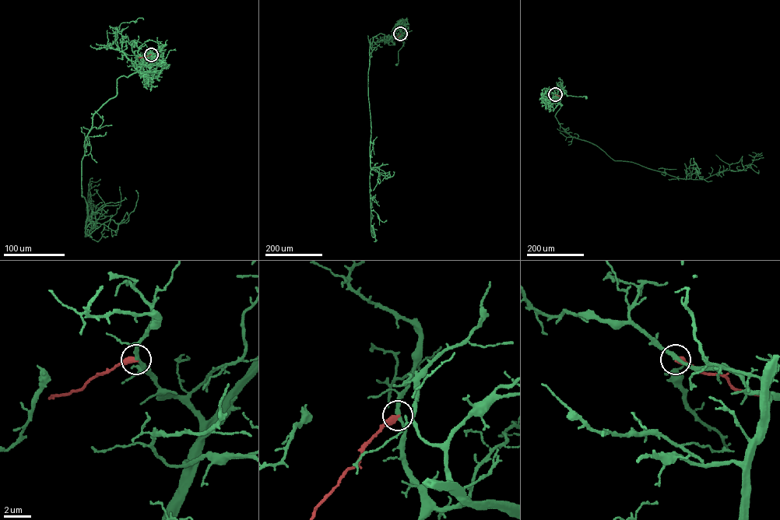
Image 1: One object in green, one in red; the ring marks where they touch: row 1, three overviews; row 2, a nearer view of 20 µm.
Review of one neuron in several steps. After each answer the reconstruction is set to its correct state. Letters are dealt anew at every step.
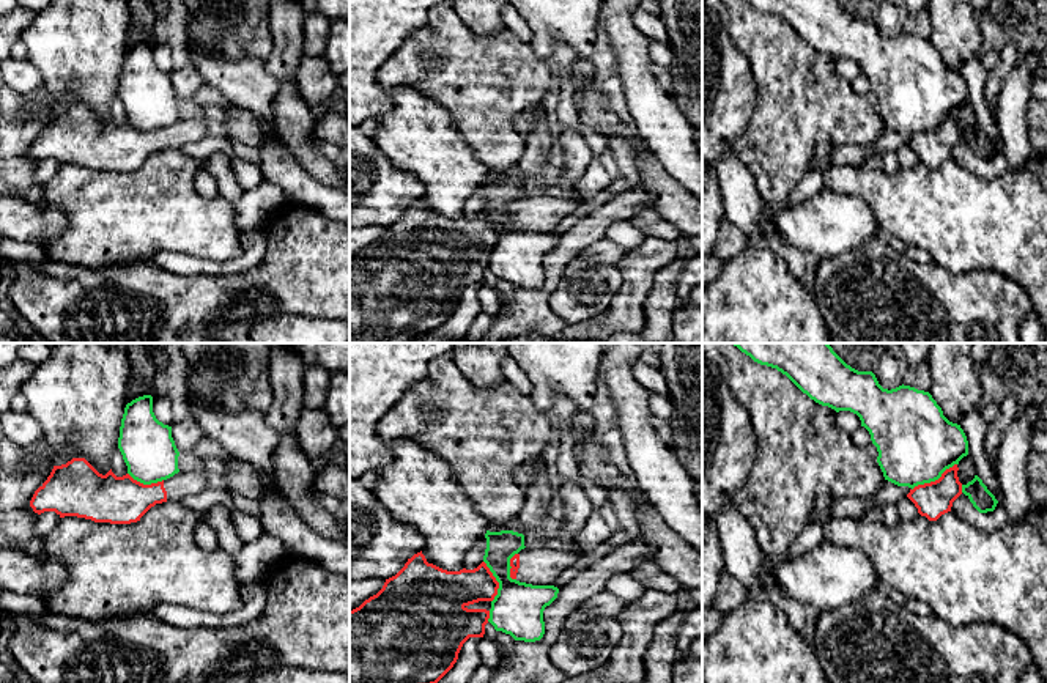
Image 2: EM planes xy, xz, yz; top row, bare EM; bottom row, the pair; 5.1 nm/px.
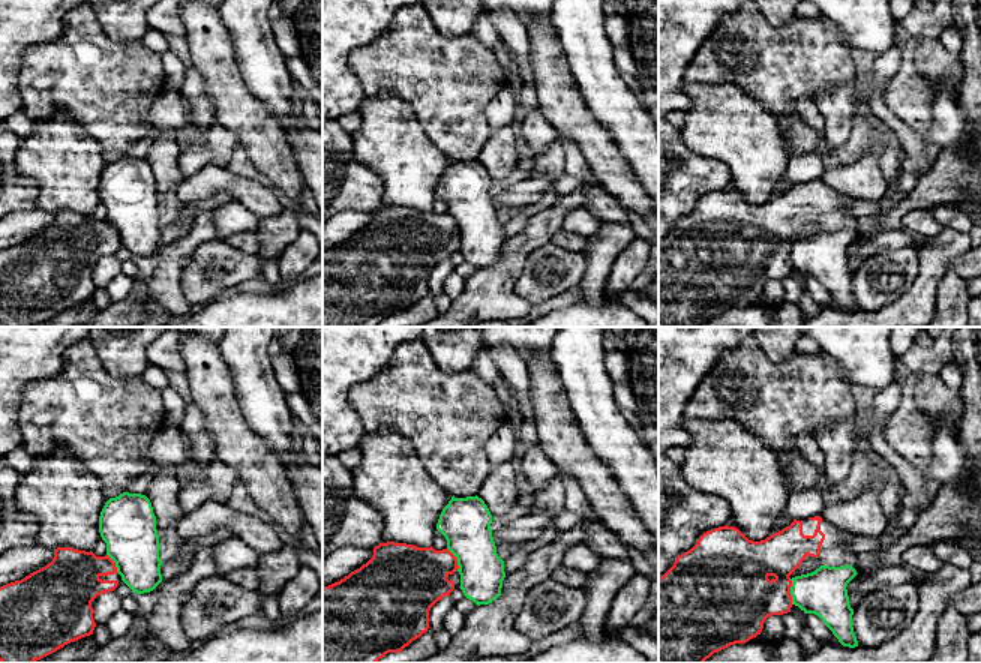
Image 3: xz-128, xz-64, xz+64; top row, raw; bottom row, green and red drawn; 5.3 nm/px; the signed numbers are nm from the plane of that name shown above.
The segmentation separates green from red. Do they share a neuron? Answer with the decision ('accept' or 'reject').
reject

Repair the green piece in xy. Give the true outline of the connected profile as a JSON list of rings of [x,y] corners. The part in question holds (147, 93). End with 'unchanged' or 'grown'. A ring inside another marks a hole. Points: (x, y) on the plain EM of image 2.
[[[151,42],[139,44],[126,52],[118,96],[128,121],[143,132],[167,127],[179,120],[179,99],[172,85],[172,74],[156,66]]] | unchanged

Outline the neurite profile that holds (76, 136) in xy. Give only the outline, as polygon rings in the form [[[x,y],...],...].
[[[72,105],[54,113],[35,138],[30,154],[38,162],[55,159],[60,165],[131,172],[140,168],[156,151],[181,150],[206,135],[203,118],[178,120],[167,127],[143,132],[129,121],[117,124],[112,116],[102,123],[85,105]]]

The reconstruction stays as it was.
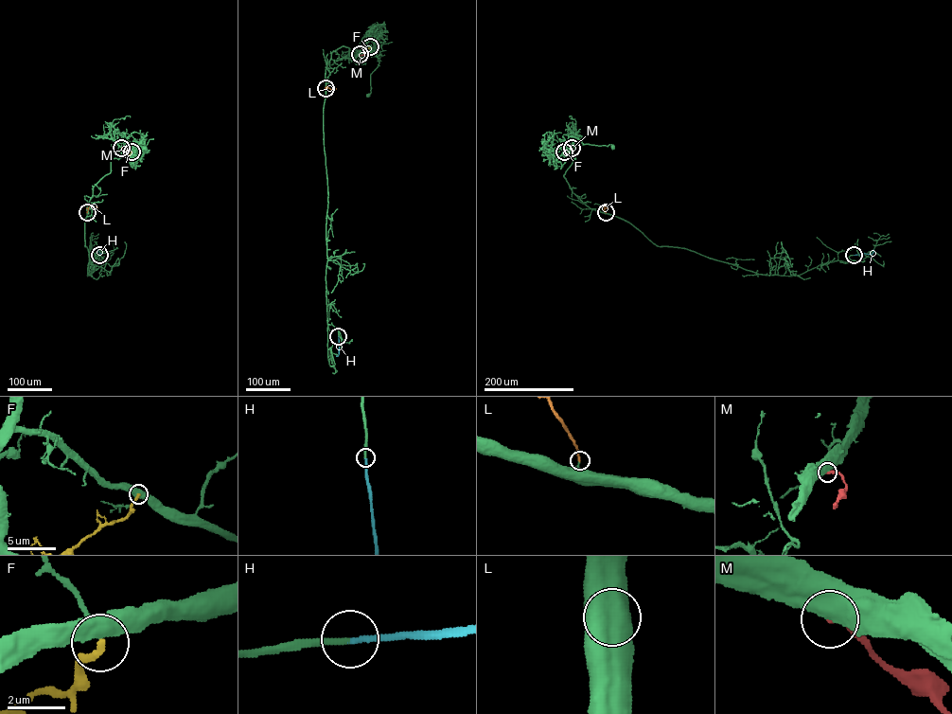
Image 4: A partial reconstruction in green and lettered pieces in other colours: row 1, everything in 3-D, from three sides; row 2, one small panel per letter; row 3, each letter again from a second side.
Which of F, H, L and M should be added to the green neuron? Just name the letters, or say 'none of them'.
H, L

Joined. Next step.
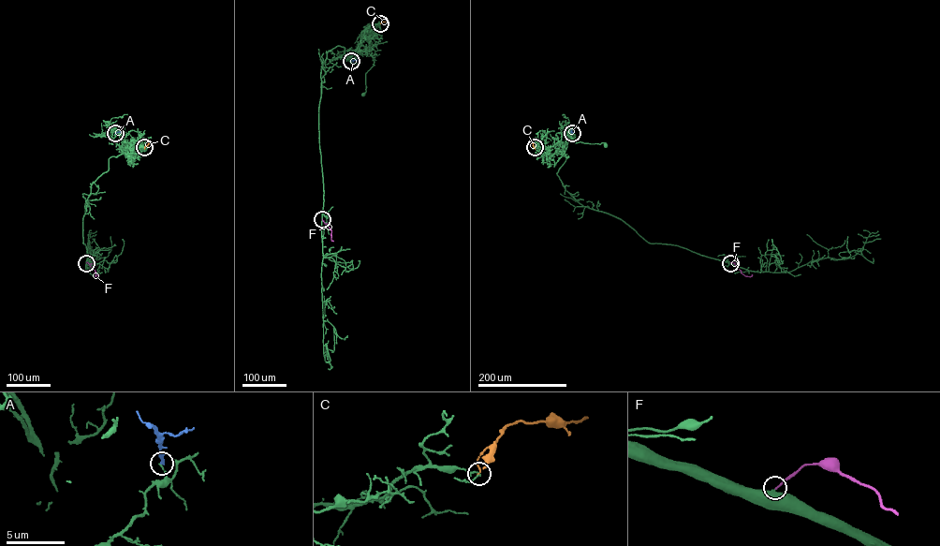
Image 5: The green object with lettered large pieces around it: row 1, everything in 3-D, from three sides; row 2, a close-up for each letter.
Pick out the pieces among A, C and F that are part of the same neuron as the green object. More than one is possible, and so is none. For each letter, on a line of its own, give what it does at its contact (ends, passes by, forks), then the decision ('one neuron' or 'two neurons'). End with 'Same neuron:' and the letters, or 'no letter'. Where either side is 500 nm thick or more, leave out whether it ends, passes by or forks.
A: it ends | two neurons
C: it ends | two neurons
F: one neuron
Same neuron: F

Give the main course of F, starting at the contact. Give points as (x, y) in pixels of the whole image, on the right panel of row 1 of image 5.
F: (730, 263), (733, 263), (745, 275), (752, 274)

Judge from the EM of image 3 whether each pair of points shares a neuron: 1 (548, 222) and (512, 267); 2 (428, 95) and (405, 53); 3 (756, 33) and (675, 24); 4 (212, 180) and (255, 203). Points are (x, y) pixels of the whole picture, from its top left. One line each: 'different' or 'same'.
1: same
2: same
3: different
4: same

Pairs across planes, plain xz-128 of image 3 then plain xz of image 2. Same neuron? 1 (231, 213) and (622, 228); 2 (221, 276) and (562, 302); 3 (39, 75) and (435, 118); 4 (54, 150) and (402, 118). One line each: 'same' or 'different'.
1: same
2: same
3: different
4: same

